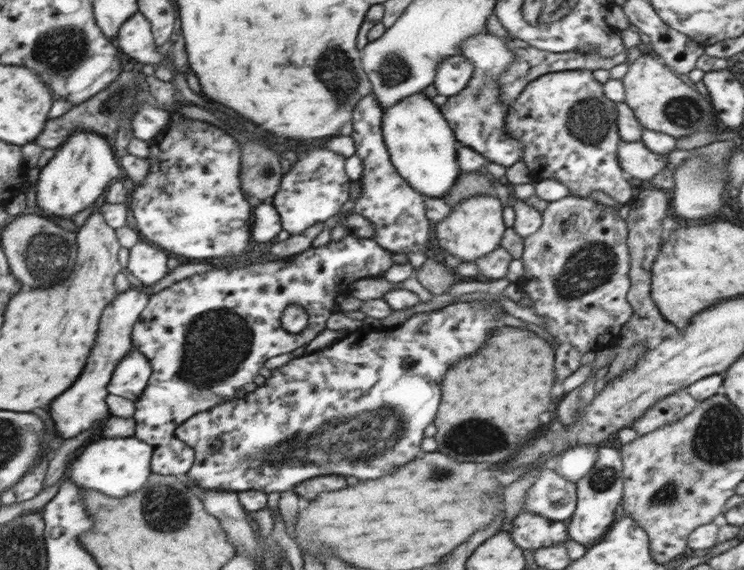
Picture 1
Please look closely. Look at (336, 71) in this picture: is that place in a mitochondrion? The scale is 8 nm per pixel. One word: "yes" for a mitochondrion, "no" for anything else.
yes

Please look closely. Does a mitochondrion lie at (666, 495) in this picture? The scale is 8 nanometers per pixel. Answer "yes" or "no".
yes

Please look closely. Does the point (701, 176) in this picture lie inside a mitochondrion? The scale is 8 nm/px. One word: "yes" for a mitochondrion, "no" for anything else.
yes

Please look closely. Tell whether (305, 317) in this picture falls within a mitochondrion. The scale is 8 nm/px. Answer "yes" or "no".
no

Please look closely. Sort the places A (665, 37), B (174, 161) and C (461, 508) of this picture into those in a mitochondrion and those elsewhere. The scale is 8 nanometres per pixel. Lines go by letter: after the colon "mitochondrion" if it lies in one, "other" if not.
A: other
B: other
C: other

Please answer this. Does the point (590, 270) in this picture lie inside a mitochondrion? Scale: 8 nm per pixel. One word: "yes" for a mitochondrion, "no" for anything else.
yes

